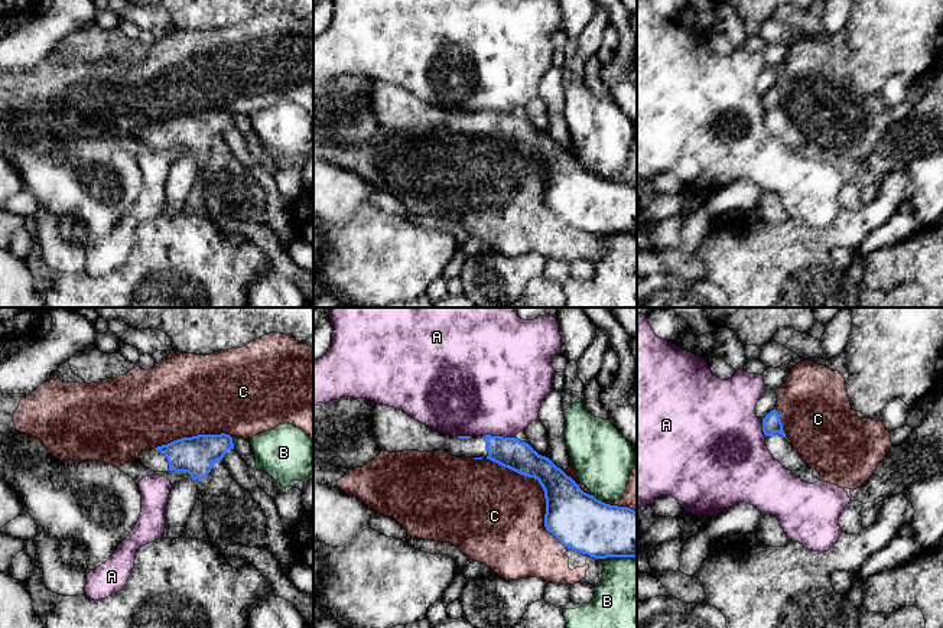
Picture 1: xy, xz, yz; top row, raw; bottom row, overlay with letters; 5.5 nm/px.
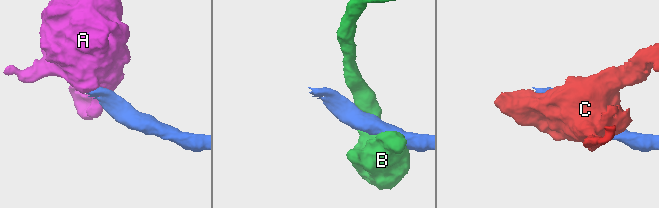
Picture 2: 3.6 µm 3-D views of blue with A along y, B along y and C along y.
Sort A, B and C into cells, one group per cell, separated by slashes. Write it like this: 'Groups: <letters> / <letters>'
Groups: A / B / C

